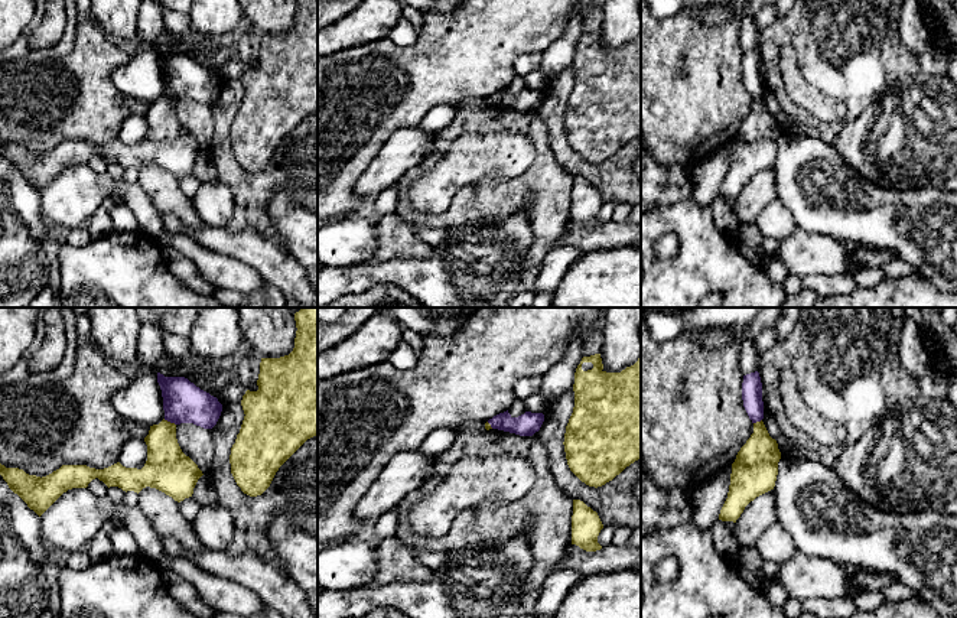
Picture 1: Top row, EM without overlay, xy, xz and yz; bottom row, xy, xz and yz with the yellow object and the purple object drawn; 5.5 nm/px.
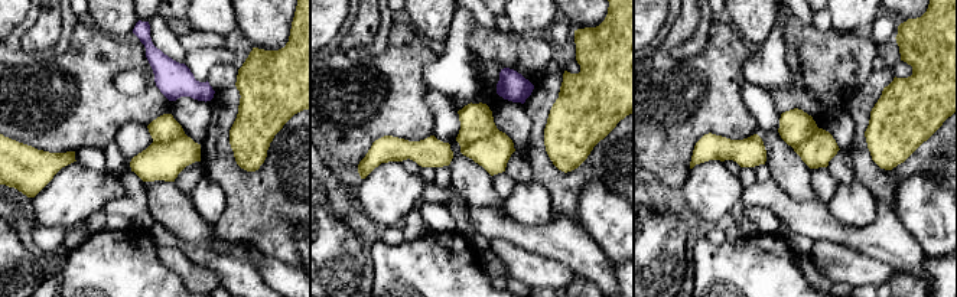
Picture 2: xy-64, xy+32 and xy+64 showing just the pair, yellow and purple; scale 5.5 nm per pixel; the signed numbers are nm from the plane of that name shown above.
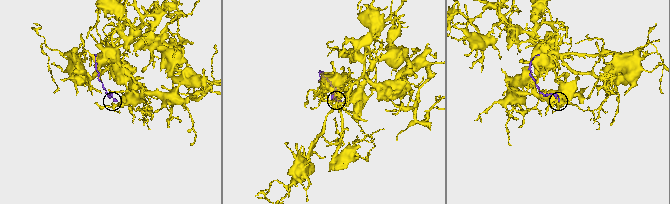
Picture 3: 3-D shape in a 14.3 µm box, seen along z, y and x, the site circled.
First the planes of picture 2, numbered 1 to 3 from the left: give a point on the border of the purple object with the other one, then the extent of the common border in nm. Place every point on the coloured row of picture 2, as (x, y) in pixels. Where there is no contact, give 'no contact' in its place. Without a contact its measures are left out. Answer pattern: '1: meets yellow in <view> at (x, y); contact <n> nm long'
1: no contact
2: no contact
3: no contact

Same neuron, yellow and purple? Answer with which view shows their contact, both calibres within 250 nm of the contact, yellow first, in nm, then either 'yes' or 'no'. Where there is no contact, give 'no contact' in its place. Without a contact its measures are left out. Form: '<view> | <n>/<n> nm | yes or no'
xy | 240/220 nm | no

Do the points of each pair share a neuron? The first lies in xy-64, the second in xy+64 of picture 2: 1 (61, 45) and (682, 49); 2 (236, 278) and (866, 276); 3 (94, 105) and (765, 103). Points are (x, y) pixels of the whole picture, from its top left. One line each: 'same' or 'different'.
1: same
2: same
3: different

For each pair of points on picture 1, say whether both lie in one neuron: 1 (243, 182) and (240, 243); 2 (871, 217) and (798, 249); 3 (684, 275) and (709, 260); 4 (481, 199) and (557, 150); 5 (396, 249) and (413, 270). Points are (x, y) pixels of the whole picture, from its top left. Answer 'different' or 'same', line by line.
1: different
2: different
3: same
4: different
5: different

